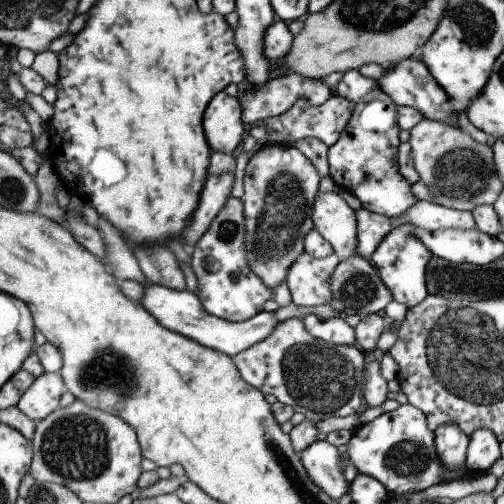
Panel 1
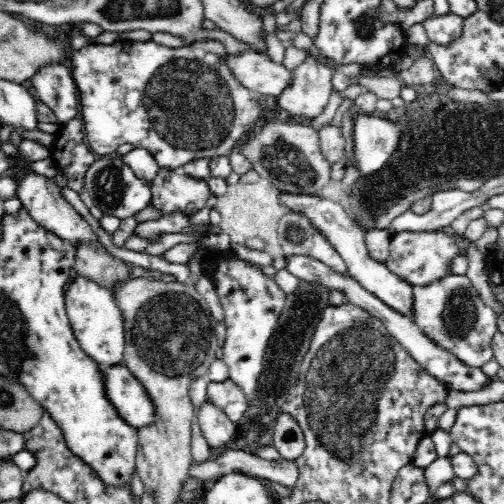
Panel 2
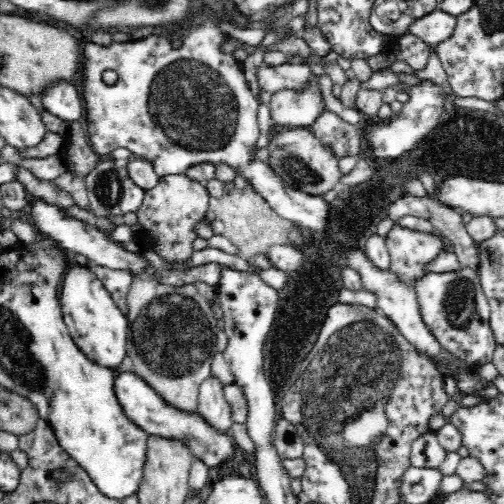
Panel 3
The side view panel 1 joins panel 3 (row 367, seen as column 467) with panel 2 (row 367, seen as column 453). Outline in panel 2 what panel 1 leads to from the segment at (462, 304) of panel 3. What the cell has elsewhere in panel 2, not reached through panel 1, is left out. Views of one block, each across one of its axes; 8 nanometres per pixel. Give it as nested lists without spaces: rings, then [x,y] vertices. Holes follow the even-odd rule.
[[[448,274],[428,286],[414,286],[412,314],[418,328],[436,346],[452,352],[458,362],[470,368],[482,368],[494,360],[492,338],[498,332],[498,314],[480,298],[468,276]]]

